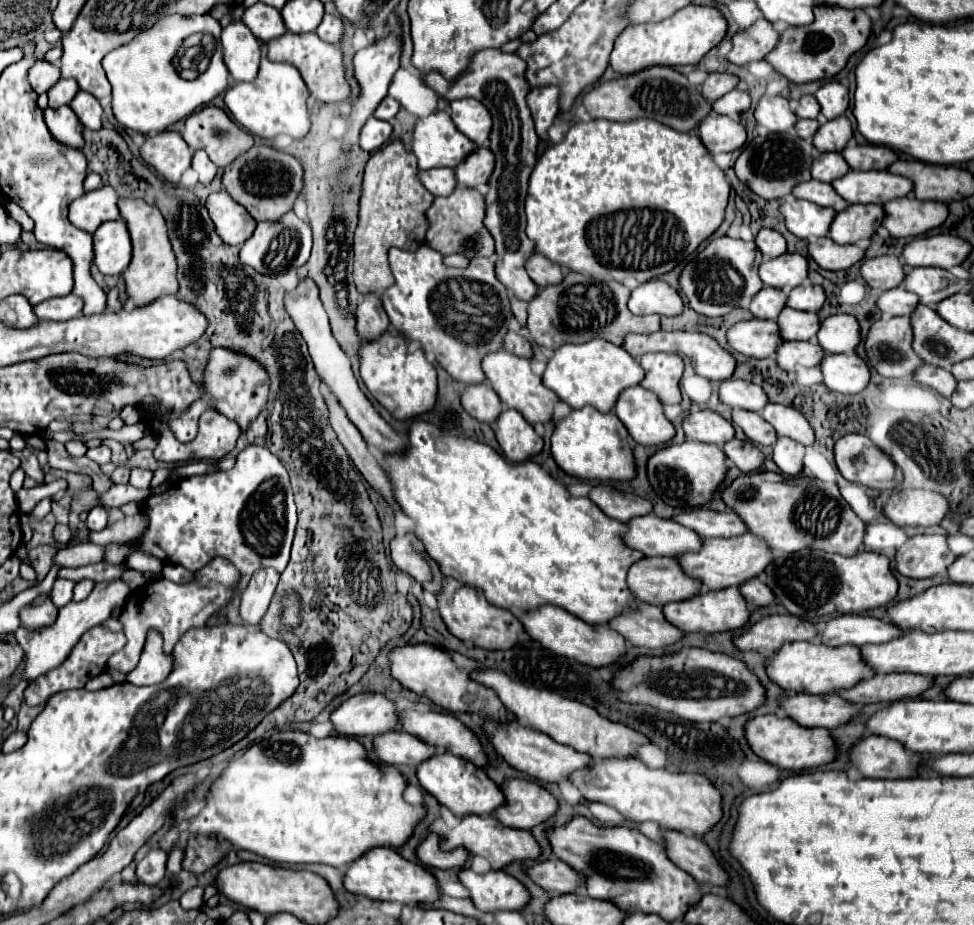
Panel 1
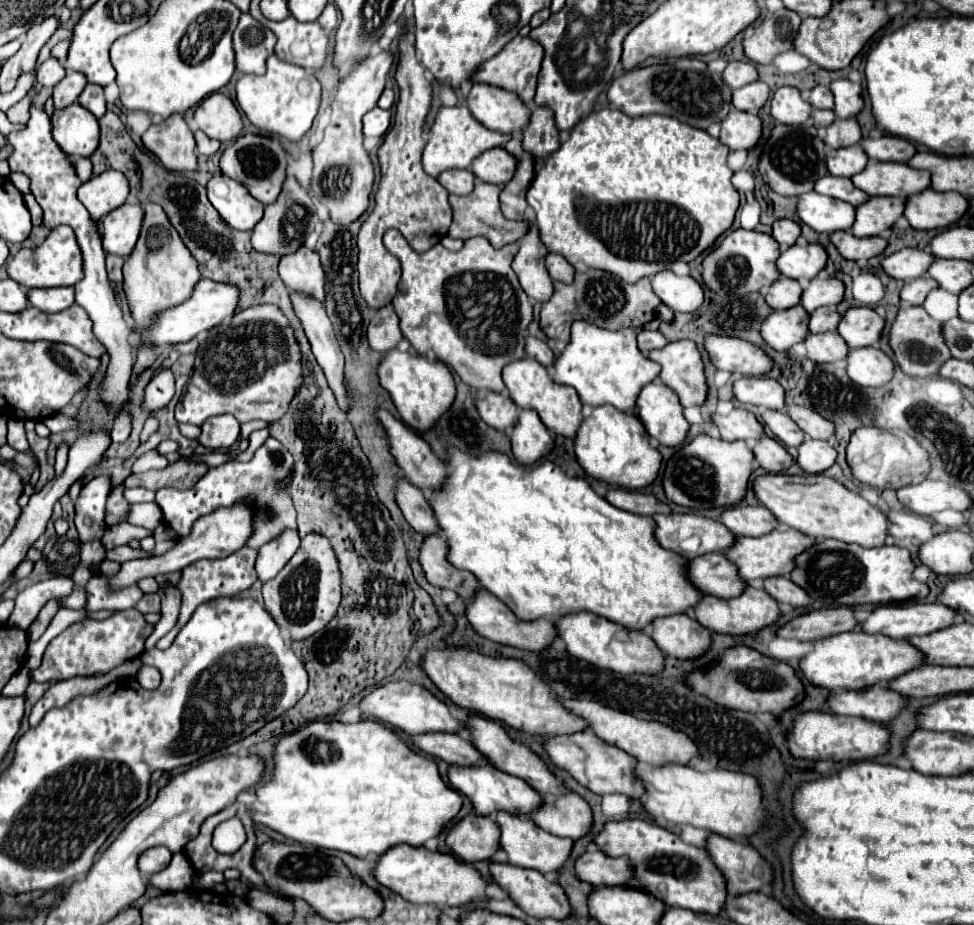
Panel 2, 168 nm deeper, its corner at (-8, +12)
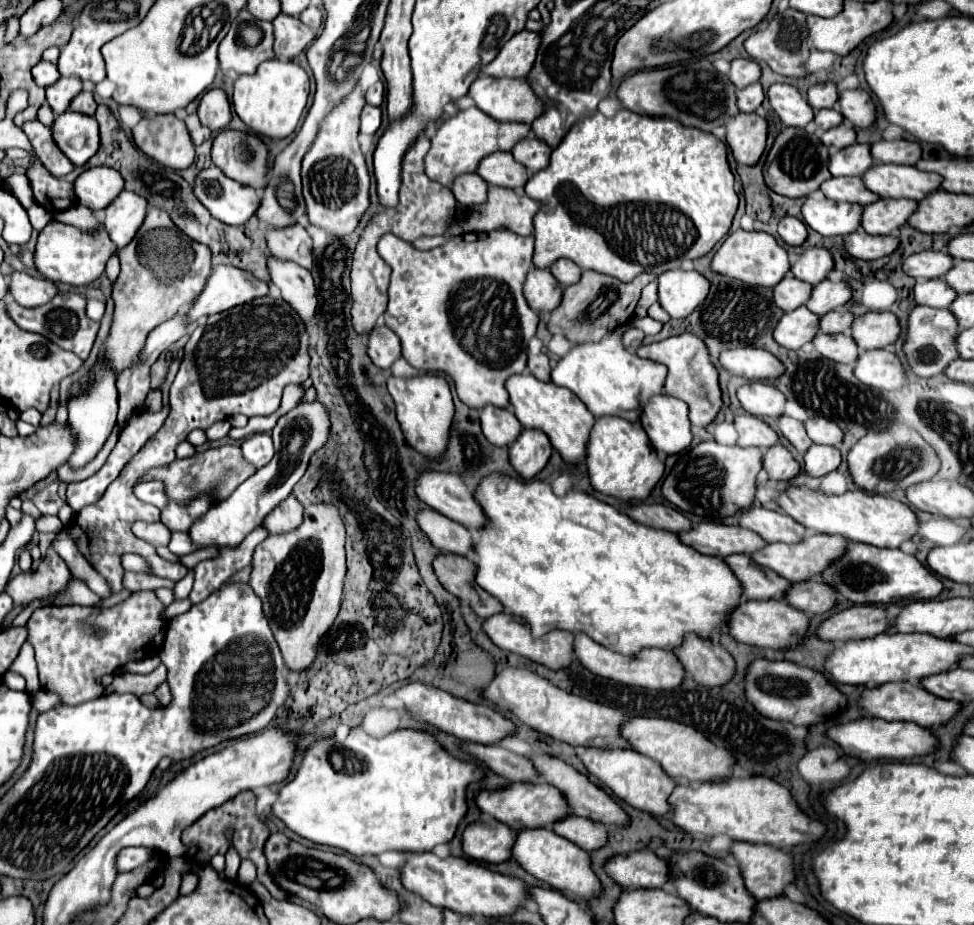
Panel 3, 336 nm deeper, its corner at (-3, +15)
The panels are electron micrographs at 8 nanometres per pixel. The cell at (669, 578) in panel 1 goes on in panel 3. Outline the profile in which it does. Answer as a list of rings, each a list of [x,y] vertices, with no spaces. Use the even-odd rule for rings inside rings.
[[[731,554],[723,558],[723,562],[733,570],[737,580],[741,582],[745,600],[769,600],[773,596],[781,596],[783,590],[791,584],[781,576],[775,576],[753,564],[745,554]]]

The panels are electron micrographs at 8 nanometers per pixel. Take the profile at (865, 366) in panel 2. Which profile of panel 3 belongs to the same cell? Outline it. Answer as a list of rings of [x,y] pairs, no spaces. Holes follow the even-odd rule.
[[[865,350],[855,364],[855,376],[865,386],[897,390],[905,384],[905,372],[899,358],[889,350]]]

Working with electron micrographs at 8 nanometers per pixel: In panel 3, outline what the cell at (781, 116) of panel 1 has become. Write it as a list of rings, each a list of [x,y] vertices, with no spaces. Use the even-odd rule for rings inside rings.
[[[773,84],[767,94],[769,94],[771,108],[775,110],[775,114],[781,118],[781,122],[785,126],[803,128],[813,120],[813,116],[815,116],[813,108],[797,92],[795,86],[791,86],[791,84]]]

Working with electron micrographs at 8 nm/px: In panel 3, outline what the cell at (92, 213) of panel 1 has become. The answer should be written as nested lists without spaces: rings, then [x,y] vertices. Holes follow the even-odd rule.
[[[107,166],[87,168],[75,180],[77,202],[93,212],[107,208],[123,190],[123,176]]]

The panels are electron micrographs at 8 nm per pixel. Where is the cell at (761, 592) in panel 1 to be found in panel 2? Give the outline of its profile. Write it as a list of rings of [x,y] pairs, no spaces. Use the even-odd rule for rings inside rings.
[[[768,577],[764,579],[764,591],[774,597],[778,603],[788,603],[792,607],[808,607],[810,595],[802,591],[792,579],[788,577]]]

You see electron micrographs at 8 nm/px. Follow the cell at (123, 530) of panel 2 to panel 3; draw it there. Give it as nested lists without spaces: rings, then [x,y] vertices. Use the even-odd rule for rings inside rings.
[[[135,522],[131,530],[137,538],[141,538],[153,546],[167,546],[169,536],[171,536],[171,530],[165,528],[165,524],[161,524],[161,522],[153,522],[153,524]]]

